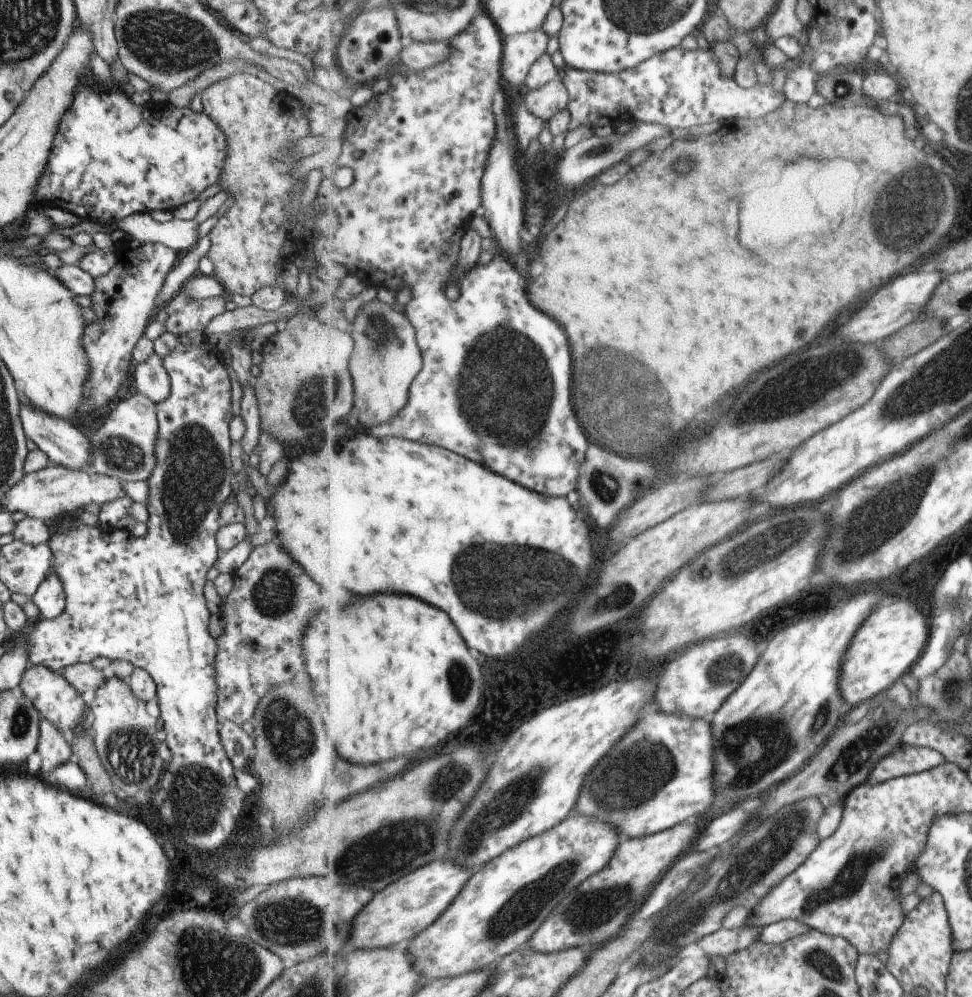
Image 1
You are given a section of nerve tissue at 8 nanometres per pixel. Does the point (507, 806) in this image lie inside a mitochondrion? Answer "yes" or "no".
yes

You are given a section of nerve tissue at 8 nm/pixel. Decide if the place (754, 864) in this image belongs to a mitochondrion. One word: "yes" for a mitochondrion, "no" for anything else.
yes

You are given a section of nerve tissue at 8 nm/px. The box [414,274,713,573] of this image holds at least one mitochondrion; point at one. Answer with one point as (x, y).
(505, 378)

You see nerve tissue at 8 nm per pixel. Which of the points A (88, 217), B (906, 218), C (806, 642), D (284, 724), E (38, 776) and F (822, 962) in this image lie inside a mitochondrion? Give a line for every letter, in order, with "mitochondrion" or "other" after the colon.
A: other
B: mitochondrion
C: other
D: mitochondrion
E: other
F: mitochondrion

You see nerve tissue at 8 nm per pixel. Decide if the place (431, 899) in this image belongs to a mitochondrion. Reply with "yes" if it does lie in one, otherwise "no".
no

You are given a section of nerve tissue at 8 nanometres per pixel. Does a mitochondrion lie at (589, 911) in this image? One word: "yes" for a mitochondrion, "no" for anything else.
yes

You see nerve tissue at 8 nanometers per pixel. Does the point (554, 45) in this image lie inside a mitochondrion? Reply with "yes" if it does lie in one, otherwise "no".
no

